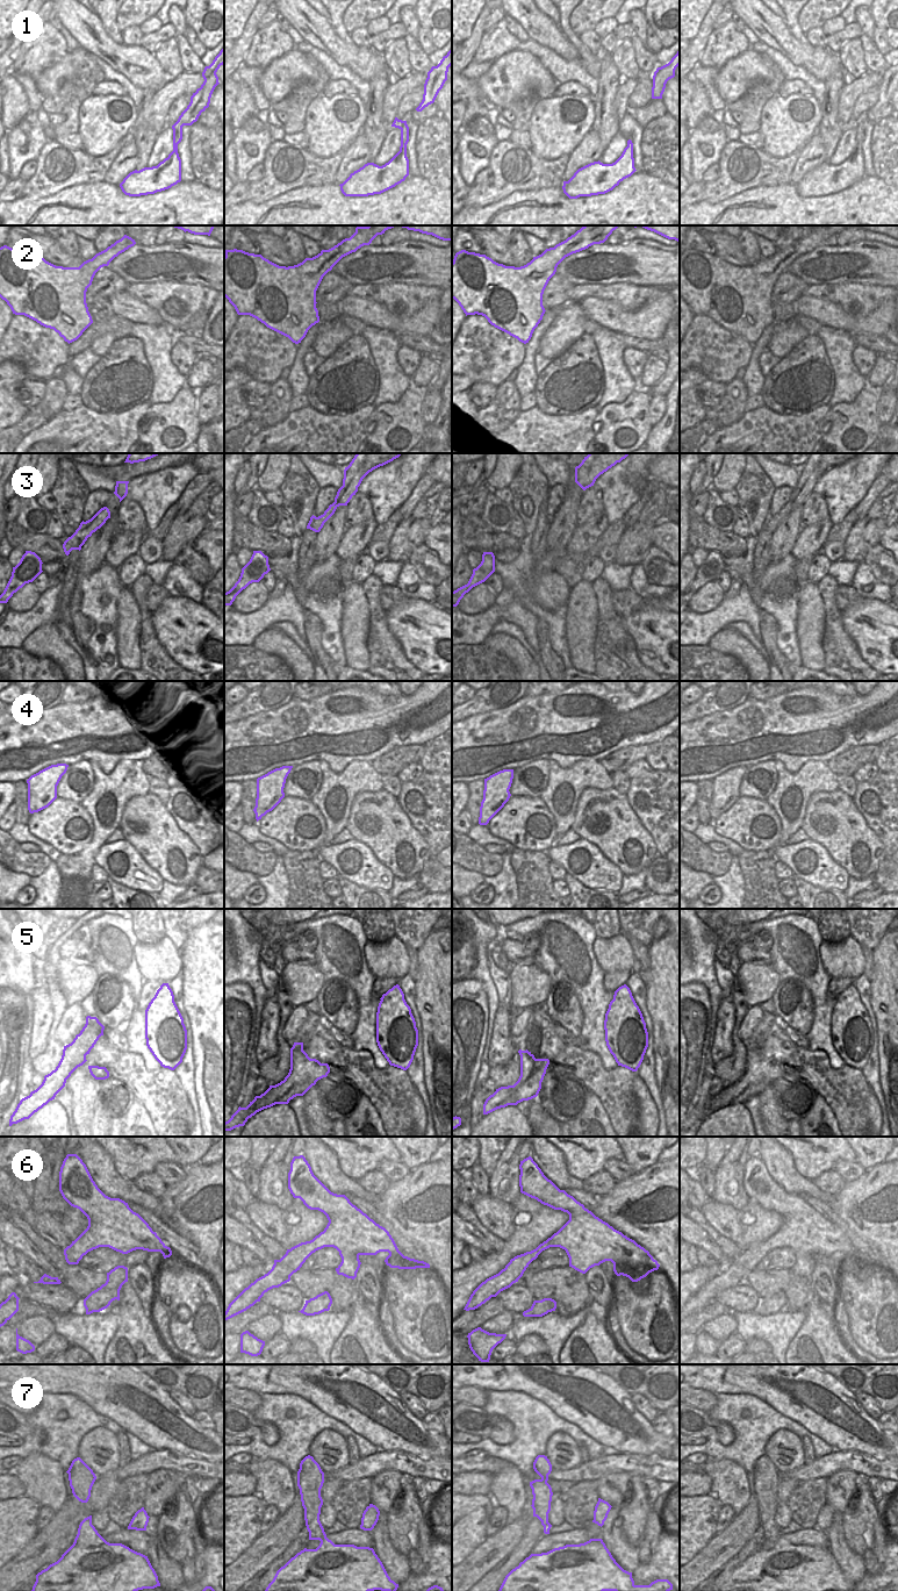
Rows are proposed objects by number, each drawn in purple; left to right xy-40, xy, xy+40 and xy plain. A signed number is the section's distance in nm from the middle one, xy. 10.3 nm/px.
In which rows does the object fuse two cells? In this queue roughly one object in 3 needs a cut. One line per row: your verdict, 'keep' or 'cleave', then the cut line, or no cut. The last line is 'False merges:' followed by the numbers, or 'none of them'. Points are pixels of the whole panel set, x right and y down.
1: keep; cut none
2: keep; cut none
3: keep; cut none
4: keep; cut none
5: cleave; cut xy (321, 1063), (309, 1073), (307, 1080), (294, 1084), (264, 1108)
6: keep; cut none
7: keep; cut none
False merges: 5

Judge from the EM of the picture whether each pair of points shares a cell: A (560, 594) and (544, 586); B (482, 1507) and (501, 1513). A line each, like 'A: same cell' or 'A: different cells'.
A: same cell
B: different cells

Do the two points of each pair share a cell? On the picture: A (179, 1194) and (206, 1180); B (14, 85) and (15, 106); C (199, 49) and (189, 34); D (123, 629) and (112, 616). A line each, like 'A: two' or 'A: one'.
A: one
B: one
C: one
D: two

